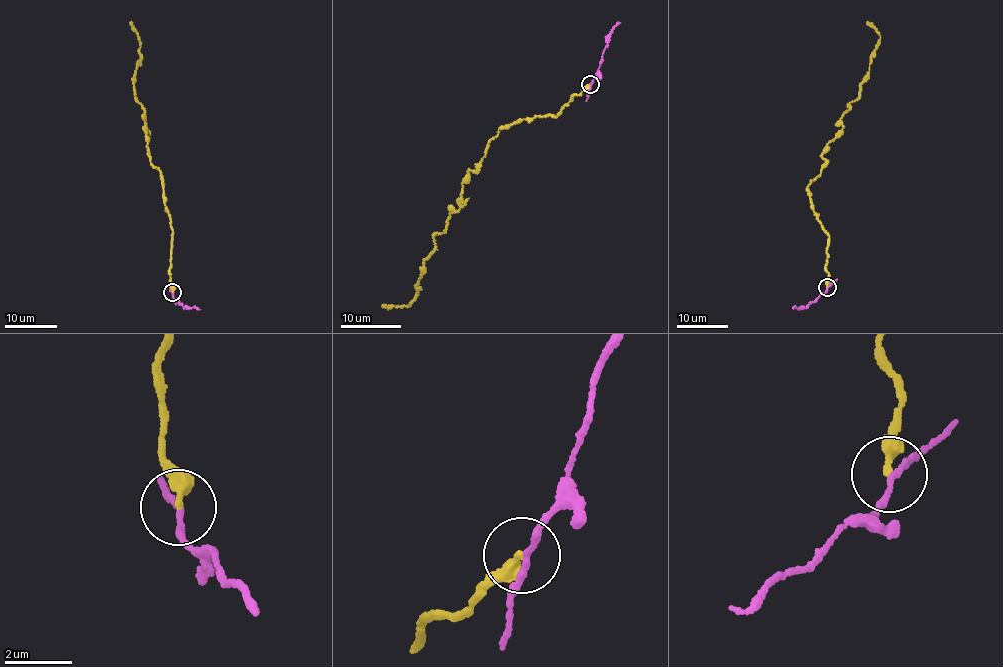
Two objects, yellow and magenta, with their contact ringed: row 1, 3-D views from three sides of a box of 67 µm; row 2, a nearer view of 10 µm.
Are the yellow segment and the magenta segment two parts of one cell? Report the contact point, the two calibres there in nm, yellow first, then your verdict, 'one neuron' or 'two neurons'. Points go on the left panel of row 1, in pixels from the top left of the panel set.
(172, 292) | 320/170 nm | two neurons

